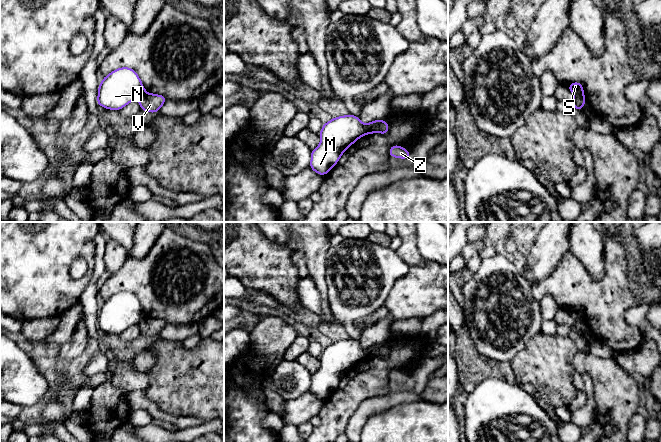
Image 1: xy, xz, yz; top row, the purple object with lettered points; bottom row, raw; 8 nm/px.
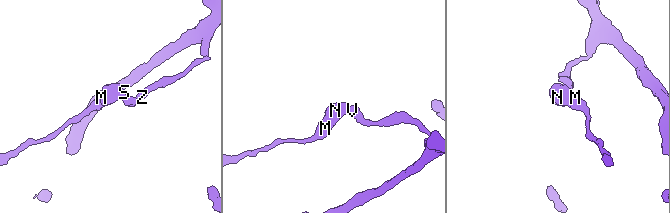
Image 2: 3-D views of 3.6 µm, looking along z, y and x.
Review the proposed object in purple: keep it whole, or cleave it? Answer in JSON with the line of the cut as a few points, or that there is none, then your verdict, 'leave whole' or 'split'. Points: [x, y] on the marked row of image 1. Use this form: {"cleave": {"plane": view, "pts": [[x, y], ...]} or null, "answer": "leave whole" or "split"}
{"cleave": {"plane": "xz", "pts": [[366, 125], [365, 133]]}, "answer": "split"}

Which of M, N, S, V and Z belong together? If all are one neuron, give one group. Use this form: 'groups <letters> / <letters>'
groups M N S / V Z

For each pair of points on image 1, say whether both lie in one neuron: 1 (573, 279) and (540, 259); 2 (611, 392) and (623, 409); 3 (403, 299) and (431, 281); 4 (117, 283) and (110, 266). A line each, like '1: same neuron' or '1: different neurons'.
1: different neurons
2: same neuron
3: same neuron
4: different neurons

